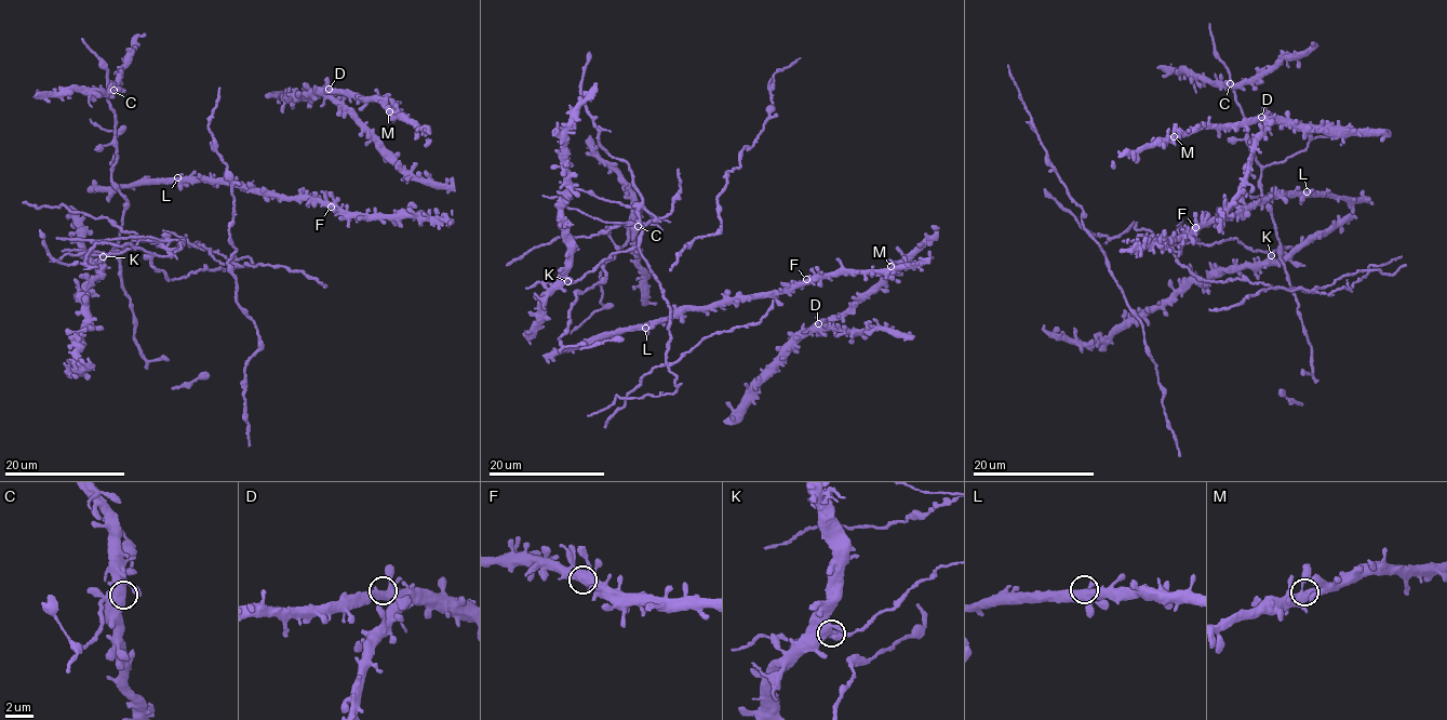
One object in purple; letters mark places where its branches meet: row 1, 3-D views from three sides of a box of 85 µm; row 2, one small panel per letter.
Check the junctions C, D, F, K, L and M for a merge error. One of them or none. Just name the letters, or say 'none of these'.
K

